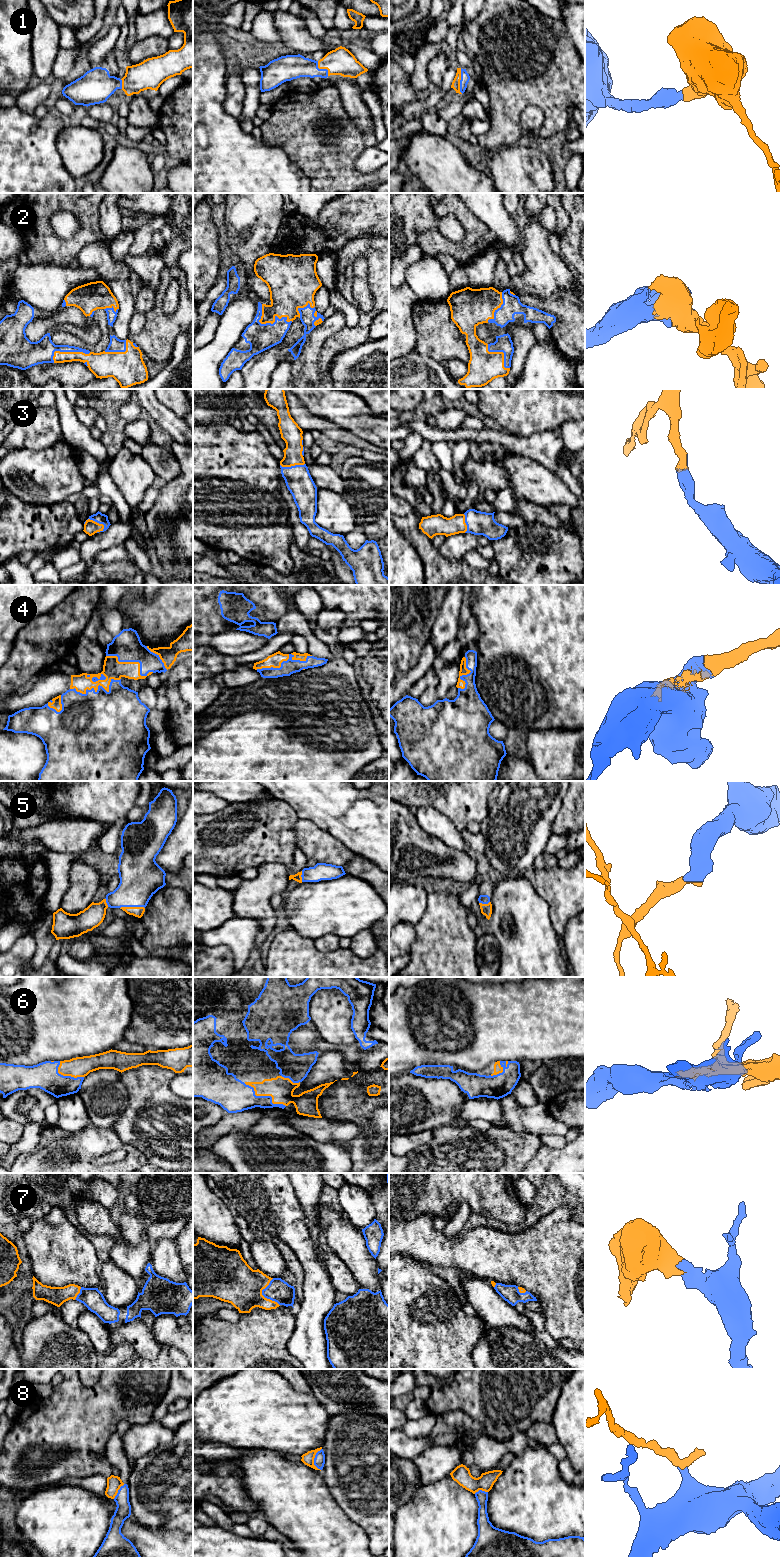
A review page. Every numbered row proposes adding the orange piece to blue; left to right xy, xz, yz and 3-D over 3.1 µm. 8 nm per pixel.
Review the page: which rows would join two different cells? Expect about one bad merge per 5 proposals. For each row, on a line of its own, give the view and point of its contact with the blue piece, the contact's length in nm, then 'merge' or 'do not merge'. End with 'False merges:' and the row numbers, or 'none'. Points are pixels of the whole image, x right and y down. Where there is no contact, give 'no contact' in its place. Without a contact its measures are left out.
1: yz (460, 81) | 200 nm | merge
2: xz (270, 323) | 300 nm | merge
3: xy (95, 521) | 180 nm | merge
4: xy (98, 687) | 420 nm | merge
5: xy (132, 906) | 200 nm | merge
6: xz (265, 1096) | 380 nm | merge
7: xz (263, 1295) | 240 nm | merge
8: xz (314, 1459) | 180 nm | do not merge
False merges: 8

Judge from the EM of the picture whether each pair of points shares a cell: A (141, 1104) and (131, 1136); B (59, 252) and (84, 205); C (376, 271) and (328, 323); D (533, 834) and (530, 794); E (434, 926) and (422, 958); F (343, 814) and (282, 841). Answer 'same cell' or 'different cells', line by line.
A: same cell
B: same cell
C: different cells
D: same cell
E: same cell
F: different cells

